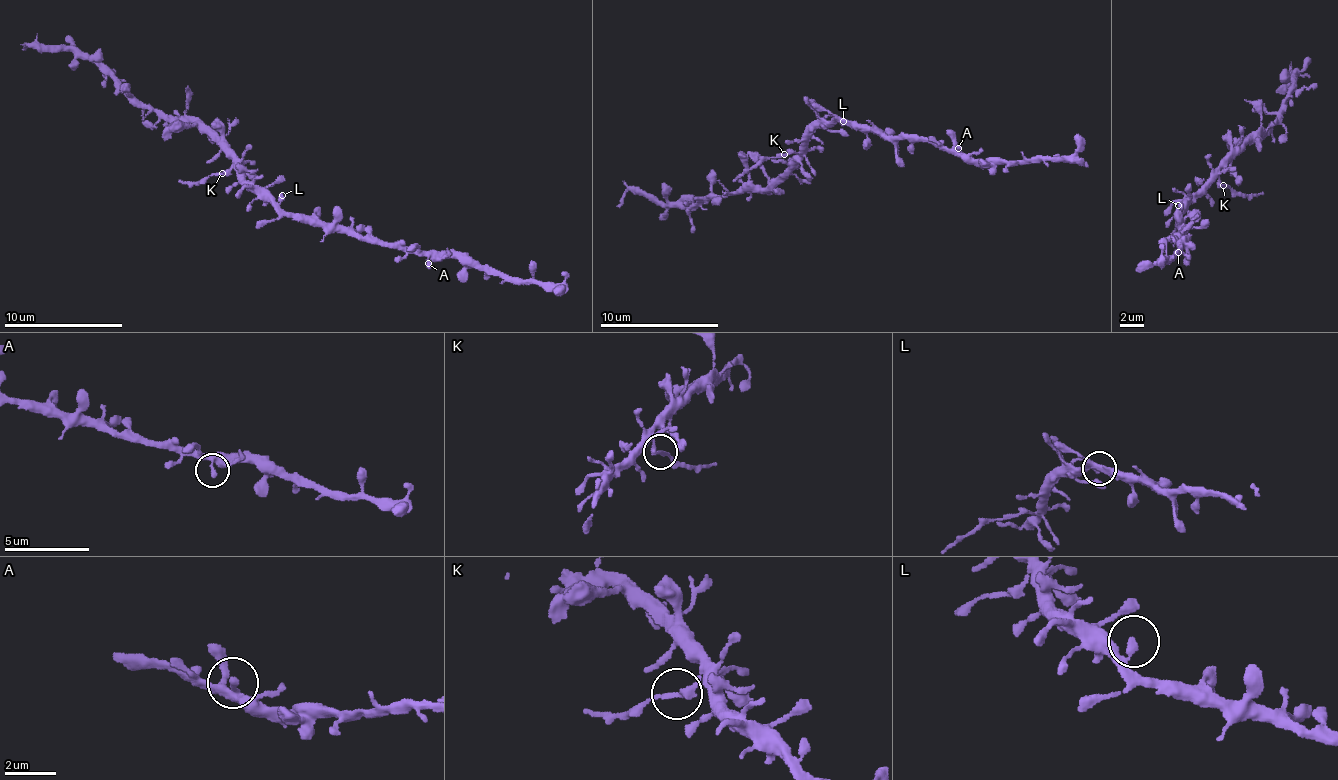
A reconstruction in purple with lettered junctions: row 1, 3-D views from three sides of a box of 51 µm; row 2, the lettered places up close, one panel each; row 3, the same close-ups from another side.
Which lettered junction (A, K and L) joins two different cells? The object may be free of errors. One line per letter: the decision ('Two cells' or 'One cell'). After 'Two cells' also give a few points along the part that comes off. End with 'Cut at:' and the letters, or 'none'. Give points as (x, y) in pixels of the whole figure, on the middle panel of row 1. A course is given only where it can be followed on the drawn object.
A: One cell
K: Two cells. Course of the part to remove: (784, 155), (759, 161), (734, 180)
L: One cell
Cut at: K

